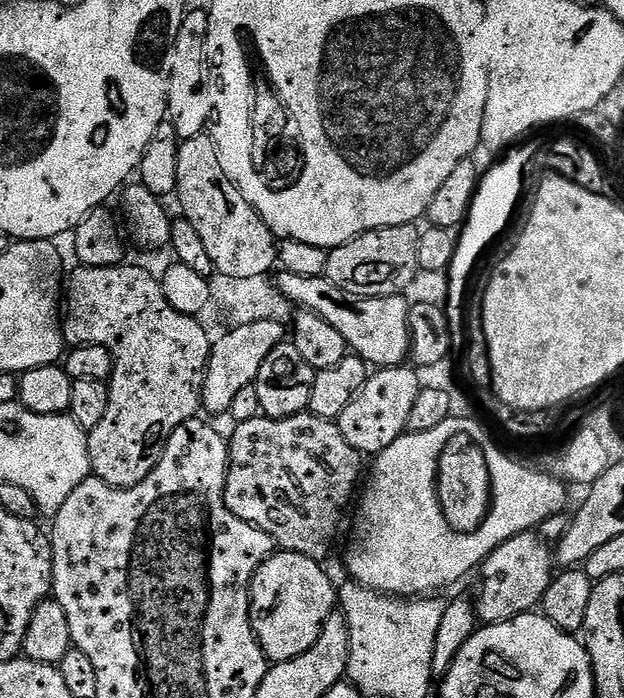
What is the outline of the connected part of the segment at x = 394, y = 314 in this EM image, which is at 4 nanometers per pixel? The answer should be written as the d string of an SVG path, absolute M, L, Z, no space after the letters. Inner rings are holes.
M281 271L279 275L274 280L277 292L297 309L318 314L318 318L326 318L326 322L330 322L330 326L334 326L334 330L346 338L349 349L368 365L377 369L398 368L409 359L412 351L408 321L410 304L404 301L403 295L353 298L346 294L346 290L338 290L338 286L334 286L334 282L330 282L325 275L302 278L299 274L286 271Z

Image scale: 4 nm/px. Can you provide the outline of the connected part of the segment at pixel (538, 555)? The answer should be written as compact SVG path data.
M535 531L523 532L498 546L484 559L476 615L484 624L497 624L533 611L543 601L554 575L554 552Z

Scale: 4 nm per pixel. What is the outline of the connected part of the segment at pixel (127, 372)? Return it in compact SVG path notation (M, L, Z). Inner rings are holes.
M131 262L116 264L112 268L76 266L73 272L71 269L70 275L66 280L66 315L62 320L64 339L72 346L101 344L106 350L110 350L112 355L112 378L107 381L107 386L110 390L110 406L106 410L102 422L98 422L98 426L94 426L88 432L88 449L90 450L92 475L97 476L102 482L106 482L115 488L133 488L138 486L138 482L142 482L142 478L146 478L146 474L150 474L150 470L154 470L154 466L158 466L170 434L174 434L174 430L178 430L178 426L182 426L182 422L197 419L198 413L202 408L200 399L204 389L204 375L208 369L208 359L212 353L214 343L213 337L208 337L207 330L199 324L200 322L195 316L187 316L178 310L174 310L174 306L170 306L170 302L166 302L163 283L157 277L155 280L146 269L135 268Z

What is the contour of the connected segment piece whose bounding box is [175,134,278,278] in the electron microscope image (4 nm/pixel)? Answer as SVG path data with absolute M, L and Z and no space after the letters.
M201 134L181 143L178 150L178 182L175 194L181 200L180 212L183 219L188 220L202 238L206 254L210 256L215 271L219 275L230 278L258 278L268 276L271 268L277 267L277 237L273 236L264 219L256 213L256 208L250 206L246 198L242 198L234 182L230 182L230 178L222 170L211 135Z

